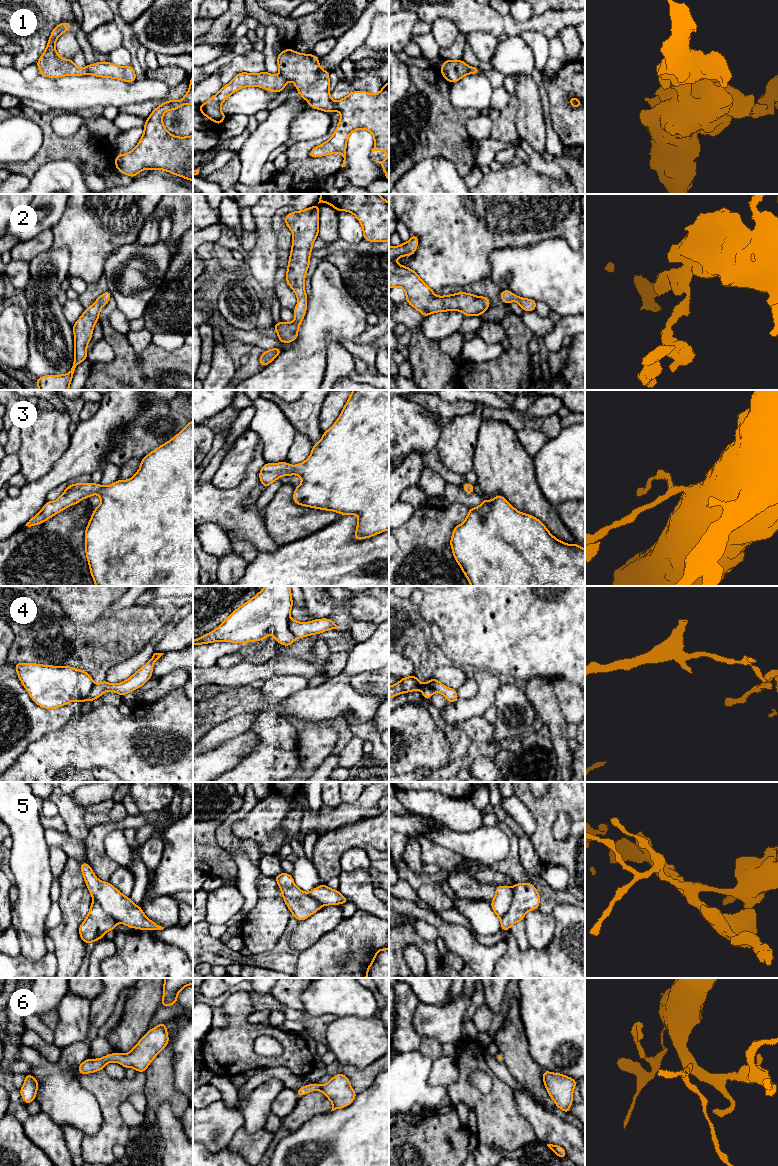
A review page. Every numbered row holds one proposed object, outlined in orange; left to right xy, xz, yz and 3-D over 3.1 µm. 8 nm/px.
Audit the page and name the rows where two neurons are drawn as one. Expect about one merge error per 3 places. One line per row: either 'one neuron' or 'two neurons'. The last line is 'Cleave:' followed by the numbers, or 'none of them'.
1: two neurons
2: one neuron
3: one neuron
4: two neurons
5: two neurons
6: one neuron
Cleave: 1, 4, 5

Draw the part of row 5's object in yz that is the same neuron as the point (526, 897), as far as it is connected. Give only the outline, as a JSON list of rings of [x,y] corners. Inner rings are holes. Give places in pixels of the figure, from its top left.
[[[516,883],[512,890],[512,904],[500,920],[503,931],[509,930],[516,922],[523,921],[525,913],[538,909],[540,903],[539,892],[532,883]]]

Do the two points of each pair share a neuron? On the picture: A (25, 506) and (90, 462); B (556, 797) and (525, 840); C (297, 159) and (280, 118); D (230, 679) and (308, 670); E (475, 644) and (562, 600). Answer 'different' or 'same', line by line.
A: same
B: different
C: different
D: same
E: same

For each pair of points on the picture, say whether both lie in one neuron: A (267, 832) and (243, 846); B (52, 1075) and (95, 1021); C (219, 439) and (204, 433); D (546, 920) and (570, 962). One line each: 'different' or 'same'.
A: different
B: same
C: different
D: different

